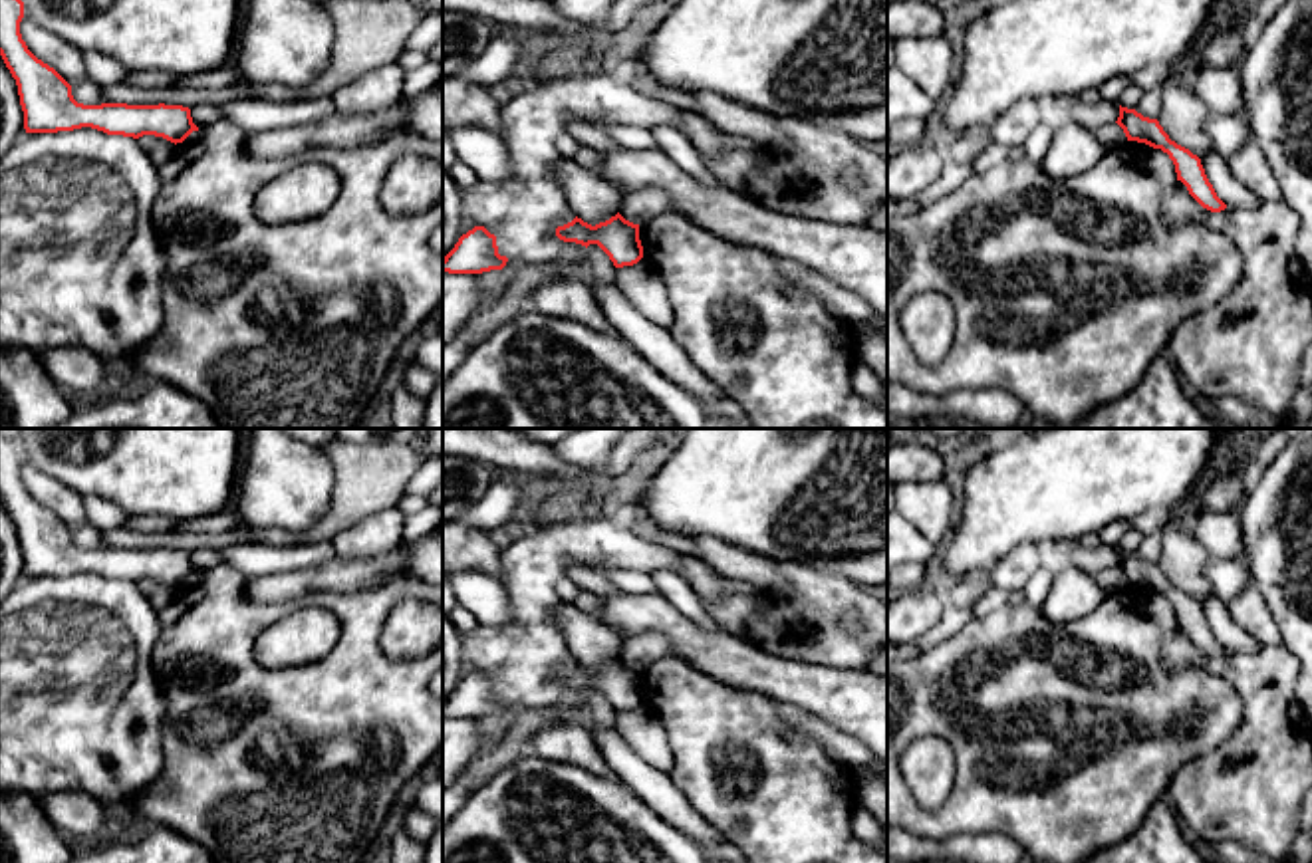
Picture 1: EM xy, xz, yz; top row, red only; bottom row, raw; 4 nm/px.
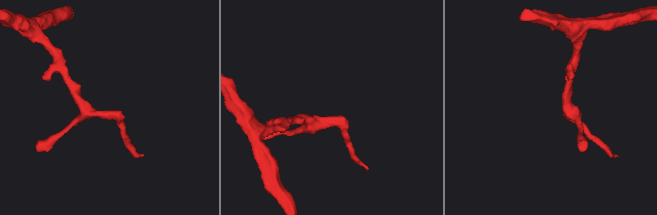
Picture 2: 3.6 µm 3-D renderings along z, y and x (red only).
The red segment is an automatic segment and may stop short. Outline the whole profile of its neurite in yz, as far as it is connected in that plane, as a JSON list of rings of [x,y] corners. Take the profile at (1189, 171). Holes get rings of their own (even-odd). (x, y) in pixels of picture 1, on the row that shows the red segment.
[[[1119,105],[1119,117],[1115,123],[1123,129],[1127,141],[1145,143],[1167,153],[1175,165],[1177,181],[1187,186],[1189,194],[1203,208],[1211,212],[1221,212],[1227,208],[1227,204],[1217,196],[1213,185],[1209,183],[1201,159],[1189,149],[1171,141],[1157,119],[1143,117],[1135,109]]]

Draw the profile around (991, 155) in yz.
[[[986,145],[973,161],[969,161],[973,175],[986,173],[988,169],[996,167],[998,163],[1008,159],[1010,147],[1006,145]]]

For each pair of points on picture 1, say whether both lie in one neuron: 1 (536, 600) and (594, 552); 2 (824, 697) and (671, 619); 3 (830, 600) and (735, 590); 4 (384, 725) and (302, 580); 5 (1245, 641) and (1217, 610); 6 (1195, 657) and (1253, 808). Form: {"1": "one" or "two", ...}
{"1": "one", "2": "one", "3": "one", "4": "two", "5": "one", "6": "one"}

